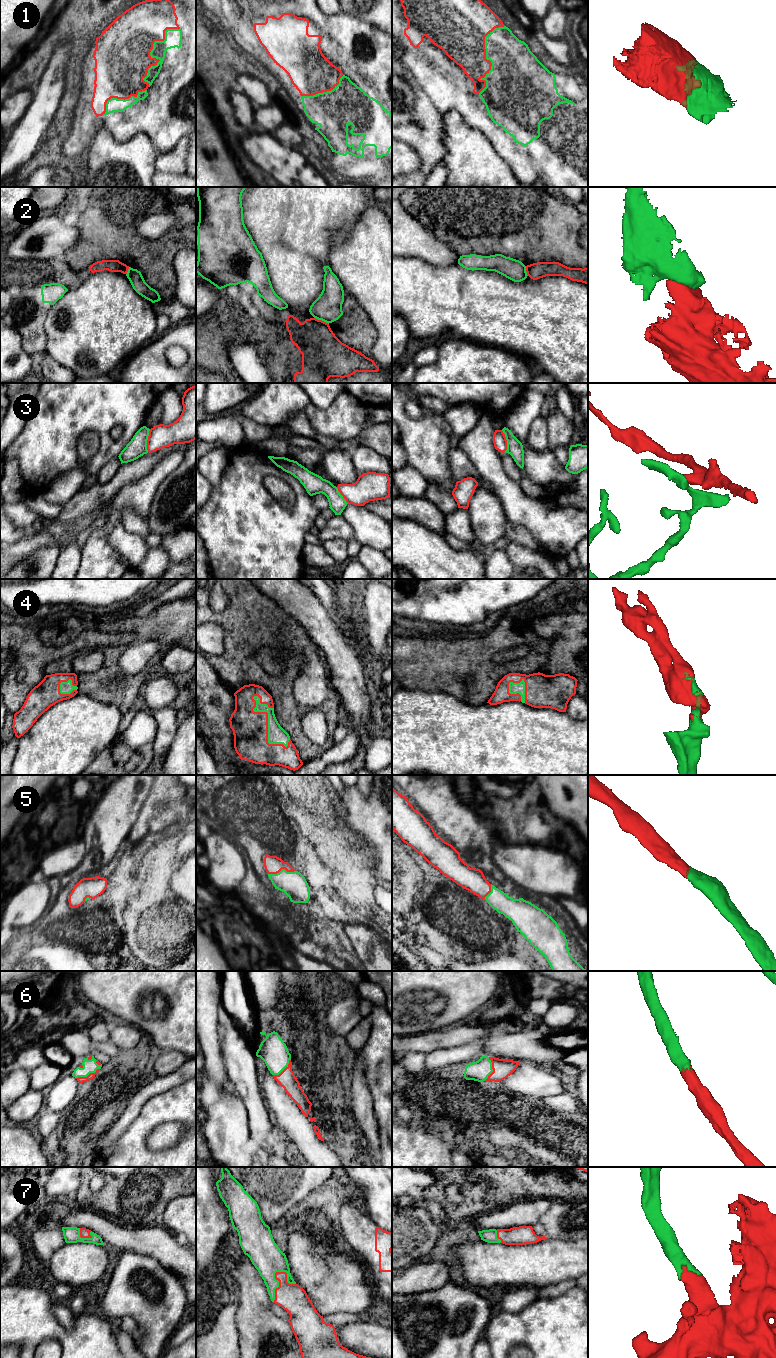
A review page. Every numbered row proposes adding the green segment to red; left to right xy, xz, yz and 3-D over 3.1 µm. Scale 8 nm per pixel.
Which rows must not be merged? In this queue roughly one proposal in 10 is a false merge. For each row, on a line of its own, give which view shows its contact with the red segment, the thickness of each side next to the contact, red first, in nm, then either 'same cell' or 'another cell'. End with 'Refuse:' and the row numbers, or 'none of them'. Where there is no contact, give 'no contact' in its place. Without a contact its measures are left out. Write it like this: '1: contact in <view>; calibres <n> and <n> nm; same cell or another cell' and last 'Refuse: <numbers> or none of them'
1: contact in xy; calibres 440 and 140 nm; same cell
2: contact in xz; calibres 320 and 220 nm; another cell
3: contact in xy; calibres 190 and 160 nm; another cell
4: contact in xz; calibres 280 and 140 nm; same cell
5: contact in xz; calibres 140 and 200 nm; same cell
6: contact in xy; calibres 50 and 110 nm; same cell
7: contact in xz; calibres 220 and 240 nm; same cell
Refuse: 2, 3

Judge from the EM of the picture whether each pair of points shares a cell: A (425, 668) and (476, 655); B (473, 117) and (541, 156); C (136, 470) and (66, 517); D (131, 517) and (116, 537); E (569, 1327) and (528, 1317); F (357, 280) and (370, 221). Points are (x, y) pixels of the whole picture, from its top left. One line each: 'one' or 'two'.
A: one
B: two
C: one
D: two
E: one
F: one

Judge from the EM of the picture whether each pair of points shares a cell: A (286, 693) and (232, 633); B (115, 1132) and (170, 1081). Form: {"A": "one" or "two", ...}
{"A": "one", "B": "one"}

